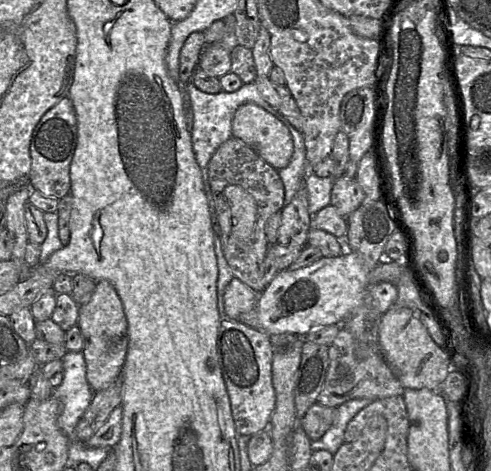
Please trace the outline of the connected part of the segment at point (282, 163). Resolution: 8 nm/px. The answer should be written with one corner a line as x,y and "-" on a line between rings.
245,103
236,110
232,134
252,147
262,159
277,170
288,166
292,159
294,143
288,128
278,118
256,104

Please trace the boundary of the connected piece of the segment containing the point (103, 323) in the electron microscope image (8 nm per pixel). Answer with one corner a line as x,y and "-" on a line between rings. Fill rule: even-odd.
106,280
96,282
90,301
79,307
77,323
84,339
82,353
87,367
87,381
94,392
121,380
129,344
127,318
116,289

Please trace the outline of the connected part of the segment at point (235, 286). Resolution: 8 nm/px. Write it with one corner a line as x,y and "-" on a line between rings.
233,277
224,292
224,308
227,317
238,320
243,313
256,309
258,294
240,279

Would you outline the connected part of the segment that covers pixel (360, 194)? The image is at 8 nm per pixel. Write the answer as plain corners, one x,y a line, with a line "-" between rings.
345,175
334,181
331,191
331,205
344,218
354,212
365,200
366,195
355,178

